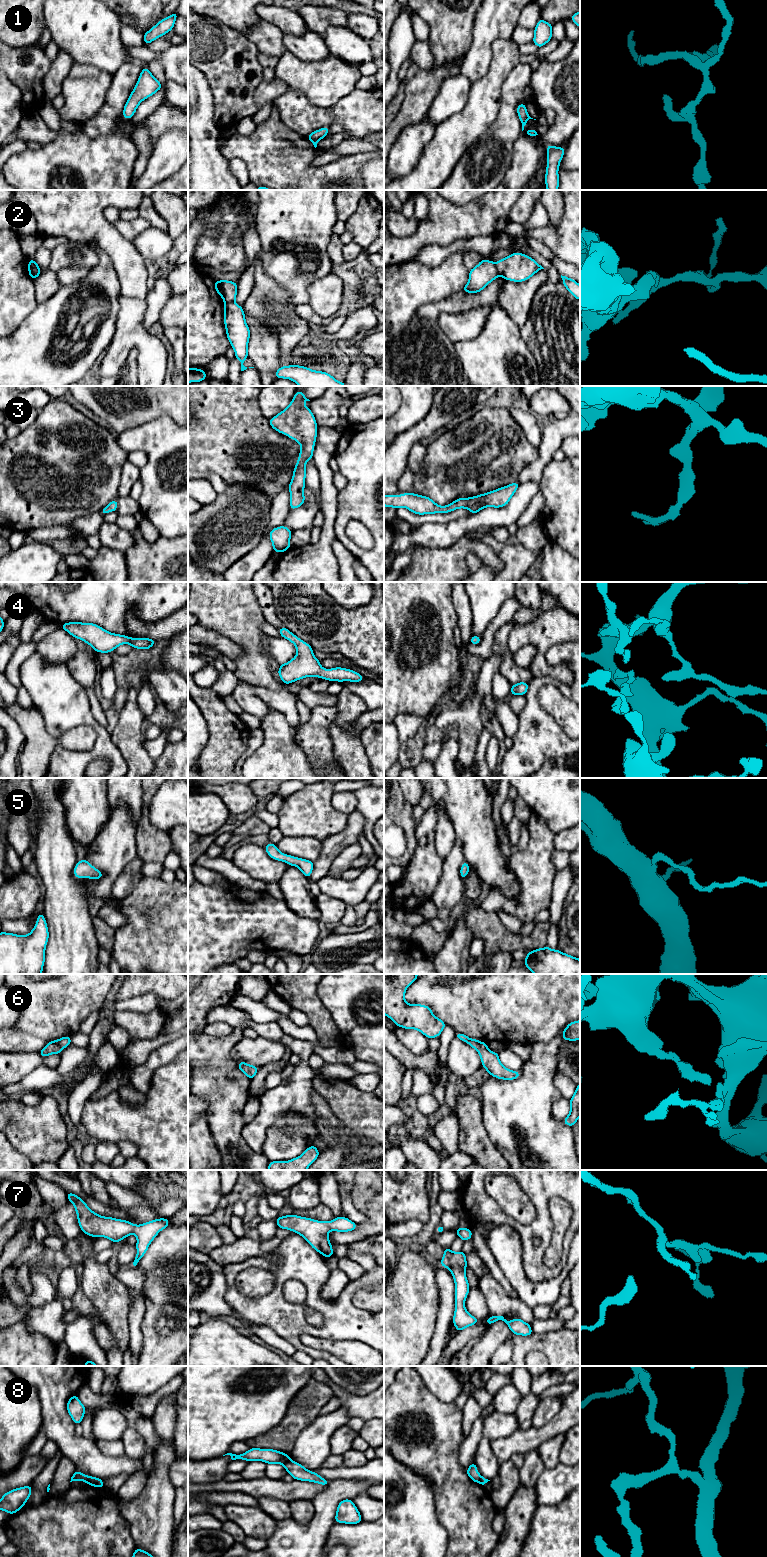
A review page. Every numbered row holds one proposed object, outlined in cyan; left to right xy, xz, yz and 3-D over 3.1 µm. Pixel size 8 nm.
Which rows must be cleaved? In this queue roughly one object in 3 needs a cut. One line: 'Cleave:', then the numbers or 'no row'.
Cleave: 2, 8

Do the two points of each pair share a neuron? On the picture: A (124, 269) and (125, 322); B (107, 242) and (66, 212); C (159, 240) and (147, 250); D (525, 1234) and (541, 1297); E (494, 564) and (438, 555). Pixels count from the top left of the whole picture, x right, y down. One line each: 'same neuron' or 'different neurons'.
A: different neurons
B: same neuron
C: same neuron
D: different neurons
E: same neuron

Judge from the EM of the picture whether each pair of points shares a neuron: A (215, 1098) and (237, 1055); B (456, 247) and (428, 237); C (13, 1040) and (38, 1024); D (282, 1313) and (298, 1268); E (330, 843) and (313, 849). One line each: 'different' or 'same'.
A: different
B: different
C: different
D: same
E: different

